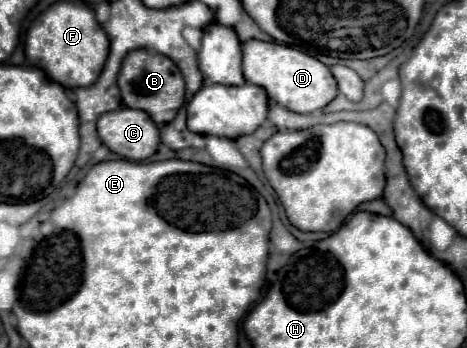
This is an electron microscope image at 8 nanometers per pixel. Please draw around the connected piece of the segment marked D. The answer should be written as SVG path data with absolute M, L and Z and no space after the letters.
M251 39L243 43L243 75L249 83L261 85L271 101L293 113L313 113L323 109L337 95L337 81L325 63L293 47L273 41L265 43Z

